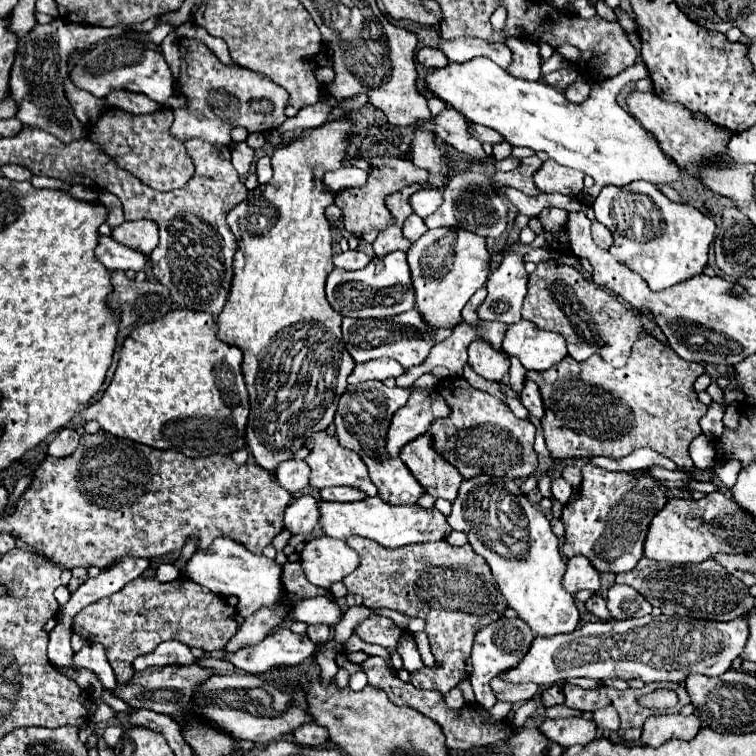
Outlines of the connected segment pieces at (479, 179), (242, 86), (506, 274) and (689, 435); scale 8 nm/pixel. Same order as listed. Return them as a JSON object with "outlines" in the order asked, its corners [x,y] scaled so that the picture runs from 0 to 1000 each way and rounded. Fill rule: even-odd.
{"outlines":[[[[623,217],[618,225],[599,233],[599,238],[591,243],[586,257],[586,270],[561,290],[565,302],[578,299],[604,299],[623,307],[631,307],[642,315],[657,315],[671,304],[671,267],[652,251],[649,235],[642,230],[642,222],[636,217]]],[[[242,50],[237,58],[237,69],[239,69],[239,79],[242,79],[242,90],[237,98],[237,122],[247,130],[247,140],[229,146],[229,167],[226,167],[226,180],[237,188],[247,188],[253,183],[266,183],[271,188],[279,190],[298,190],[303,193],[306,185],[306,172],[311,167],[321,167],[329,175],[353,175],[361,172],[366,167],[372,167],[377,161],[377,138],[380,138],[380,122],[374,116],[369,116],[366,111],[361,111],[356,103],[345,101],[343,95],[319,90],[319,87],[295,87],[287,74],[266,56],[255,56],[250,50]]],[[[720,306],[710,311],[702,323],[689,323],[689,320],[687,320],[687,323],[679,323],[679,325],[668,333],[663,352],[647,364],[643,373],[644,393],[642,394],[642,399],[631,407],[631,418],[634,418],[636,423],[657,423],[657,426],[676,429],[676,426],[684,426],[684,423],[689,421],[689,402],[692,402],[692,394],[694,394],[694,389],[697,389],[698,370],[698,362],[694,357],[692,341],[694,341],[694,336],[697,336],[700,331],[705,331],[705,328],[710,327],[725,325],[730,319],[731,310]],[[684,386],[687,388],[687,392],[684,392]],[[676,389],[679,389],[679,392],[676,392],[676,397],[672,397],[672,392]],[[655,398],[676,399],[676,402],[671,402],[673,410],[665,413],[665,415],[655,415],[655,413],[652,413],[652,399]]],[[[851,439],[837,455],[829,487],[803,481],[792,468],[774,479],[747,471],[726,489],[700,489],[694,500],[705,503],[718,524],[721,556],[716,558],[729,606],[803,603],[819,608],[843,593],[861,593],[890,608],[898,622],[911,624],[917,622],[911,587],[927,574],[925,553],[935,545],[917,516],[917,505],[930,492],[927,481],[901,476],[861,439]]]]}

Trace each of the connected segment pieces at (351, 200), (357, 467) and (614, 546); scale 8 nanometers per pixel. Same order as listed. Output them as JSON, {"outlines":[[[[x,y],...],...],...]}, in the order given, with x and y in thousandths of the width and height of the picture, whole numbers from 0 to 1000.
{"outlines":[[[[507,206],[507,209],[488,209],[488,214],[493,217],[493,228],[488,230],[488,241],[480,249],[459,249],[454,254],[446,257],[443,270],[451,275],[454,280],[454,296],[456,302],[480,315],[483,320],[493,320],[504,302],[512,302],[515,296],[520,296],[520,283],[509,275],[507,265],[512,257],[520,257],[525,251],[538,249],[541,243],[560,243],[560,238],[565,238],[567,228],[560,222],[552,222],[544,212],[533,212],[533,209],[517,209],[517,206]]],[[[433,569],[425,571],[414,571],[414,577],[409,577],[403,582],[403,593],[409,593],[409,603],[403,606],[406,616],[411,619],[411,630],[409,630],[409,643],[425,648],[430,643],[467,643],[475,646],[480,651],[485,651],[488,656],[493,656],[493,638],[485,630],[485,616],[480,614],[478,603],[470,595],[459,595],[448,587],[446,577],[433,574]]],[[[774,614],[769,624],[769,659],[753,664],[742,683],[747,693],[747,717],[742,722],[745,735],[755,738],[771,733],[792,759],[837,754],[851,738],[858,688],[880,669],[880,646],[872,646],[872,638],[858,632],[853,624],[803,624],[784,614]]]]}

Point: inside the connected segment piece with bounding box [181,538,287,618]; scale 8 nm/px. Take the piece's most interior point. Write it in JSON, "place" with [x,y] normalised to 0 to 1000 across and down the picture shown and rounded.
{"place":[299,751]}

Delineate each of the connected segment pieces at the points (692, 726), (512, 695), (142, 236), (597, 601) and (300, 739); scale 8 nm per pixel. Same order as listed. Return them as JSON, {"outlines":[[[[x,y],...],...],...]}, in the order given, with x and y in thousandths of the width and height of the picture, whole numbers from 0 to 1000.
{"outlines":[[[[903,944],[864,946],[851,958],[848,981],[869,989],[888,976],[914,979],[922,974],[925,963],[927,963],[927,952],[919,944],[914,944],[914,947],[903,947]]],[[[652,897],[649,899],[649,910],[652,910],[652,918],[657,921],[657,926],[676,929],[676,931],[697,929],[713,913],[710,905],[671,905],[671,902],[660,899],[660,897]]],[[[181,291],[181,294],[163,294],[160,299],[149,302],[147,315],[168,328],[176,328],[187,336],[197,336],[208,320],[208,296],[200,291]]],[[[787,786],[784,791],[779,791],[779,794],[774,796],[774,802],[776,802],[776,807],[784,810],[790,817],[795,817],[795,820],[811,820],[808,810],[803,807],[803,794],[800,794],[800,791],[795,791],[795,788]]],[[[406,958],[393,963],[393,968],[388,968],[388,976],[396,987],[425,987],[433,981],[435,968],[422,958]]]]}

